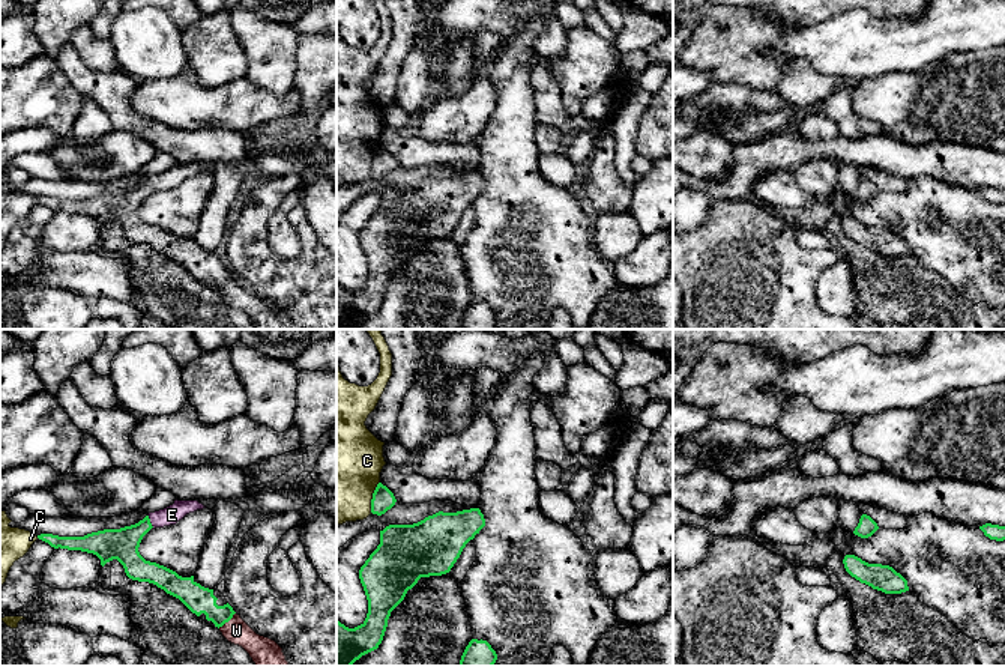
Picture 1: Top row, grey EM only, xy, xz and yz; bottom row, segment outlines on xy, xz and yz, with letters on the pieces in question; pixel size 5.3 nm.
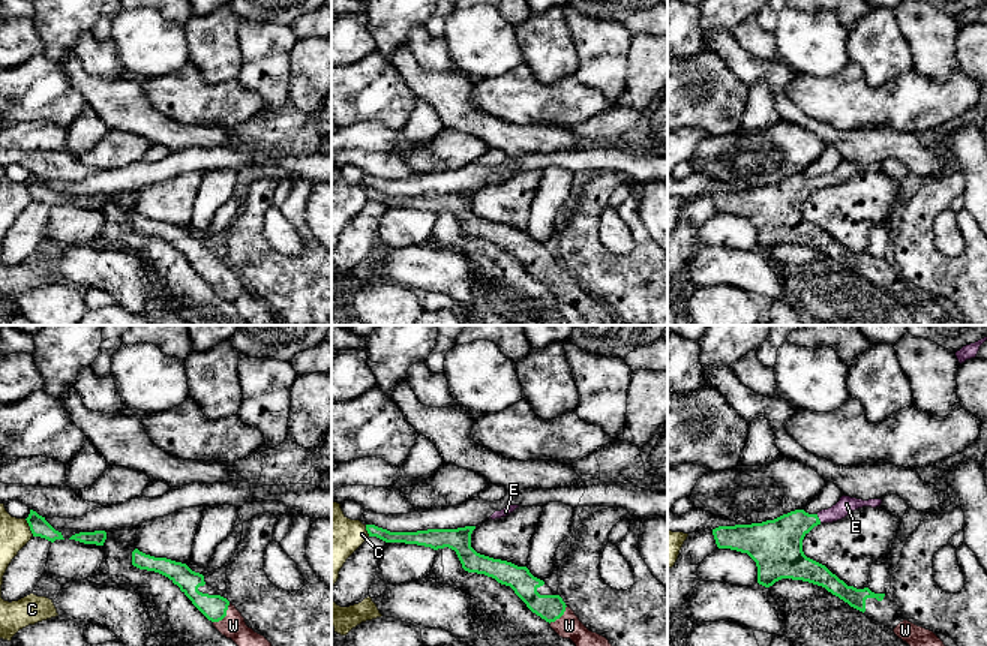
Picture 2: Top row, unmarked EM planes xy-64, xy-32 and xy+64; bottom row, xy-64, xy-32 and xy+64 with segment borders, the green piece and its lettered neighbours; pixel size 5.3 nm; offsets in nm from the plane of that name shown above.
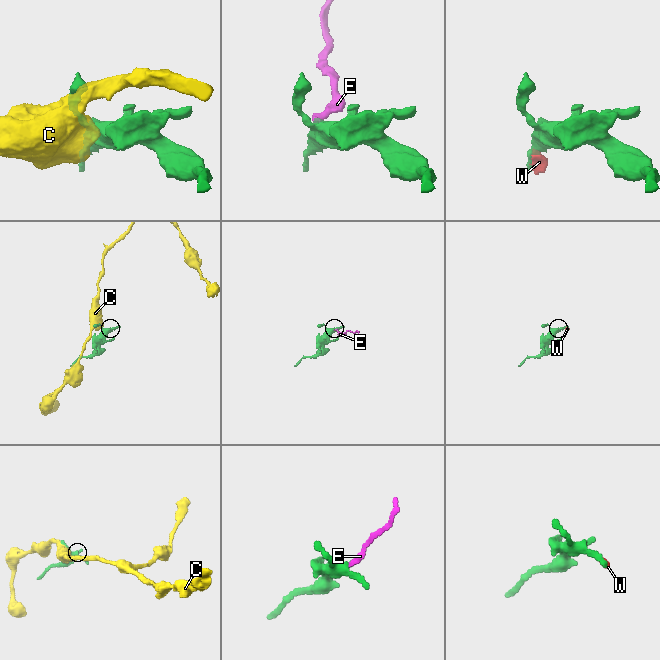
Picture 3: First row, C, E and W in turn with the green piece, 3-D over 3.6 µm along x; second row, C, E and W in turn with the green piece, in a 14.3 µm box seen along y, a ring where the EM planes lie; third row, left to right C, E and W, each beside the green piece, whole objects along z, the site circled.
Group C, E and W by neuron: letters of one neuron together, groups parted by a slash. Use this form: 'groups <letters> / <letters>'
groups C / E W

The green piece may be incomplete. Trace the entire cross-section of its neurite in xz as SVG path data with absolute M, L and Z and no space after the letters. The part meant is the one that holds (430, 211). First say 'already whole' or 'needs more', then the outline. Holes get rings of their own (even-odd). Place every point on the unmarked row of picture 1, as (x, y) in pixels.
already whole | M479 171L439 174L413 188L389 188L359 233L368 263L365 284L349 292L337 281L337 329L352 329L383 304L391 275L421 241L451 235L466 207L485 189Z

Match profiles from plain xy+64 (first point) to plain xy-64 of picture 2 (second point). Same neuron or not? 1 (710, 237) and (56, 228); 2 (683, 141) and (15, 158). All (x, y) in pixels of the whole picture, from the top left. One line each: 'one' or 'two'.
1: one
2: two

